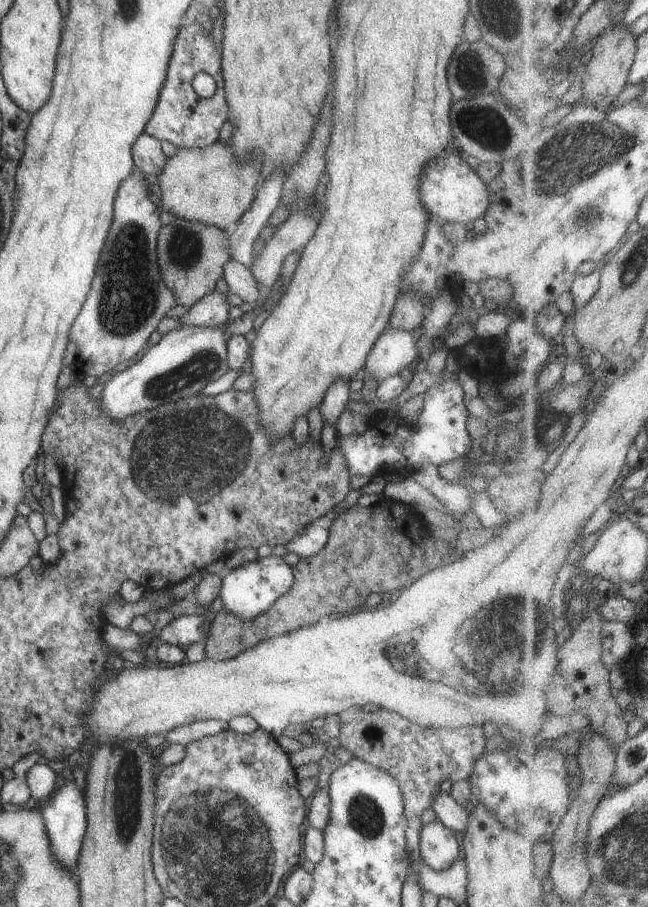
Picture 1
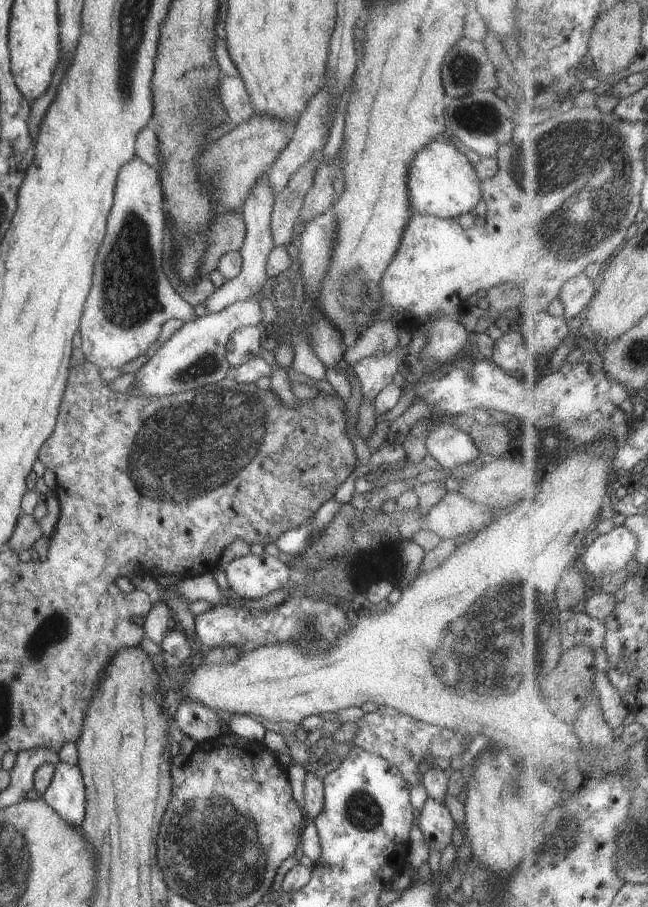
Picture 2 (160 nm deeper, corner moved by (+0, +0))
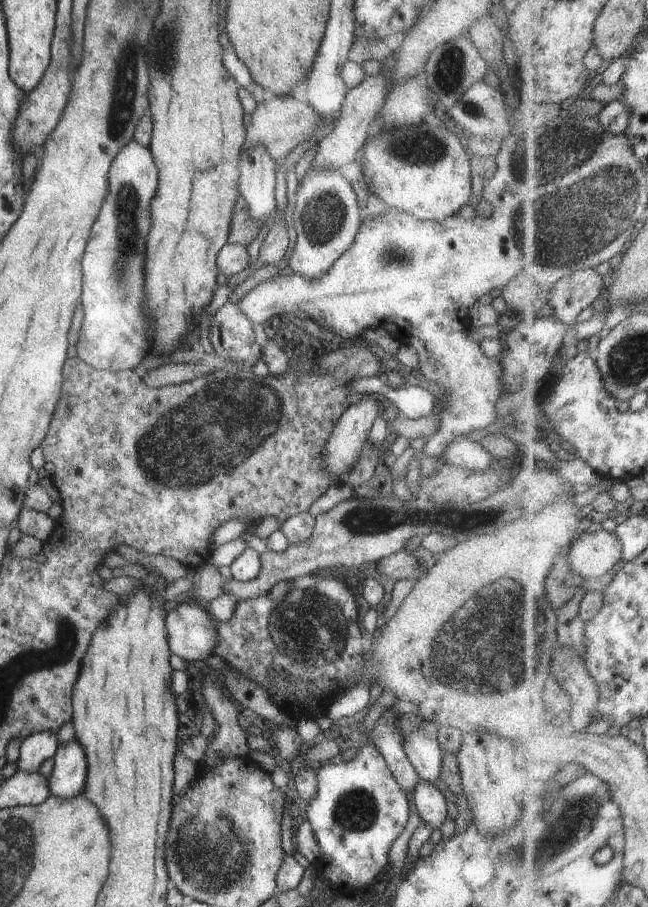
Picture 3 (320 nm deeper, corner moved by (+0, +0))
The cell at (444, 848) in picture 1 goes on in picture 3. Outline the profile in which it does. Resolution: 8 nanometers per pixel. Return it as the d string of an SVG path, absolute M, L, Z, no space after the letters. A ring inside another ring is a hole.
M418 780L412 792L411 803L417 809L421 822L427 823L432 830L439 828L447 818L446 800L449 797L440 792L435 784Z

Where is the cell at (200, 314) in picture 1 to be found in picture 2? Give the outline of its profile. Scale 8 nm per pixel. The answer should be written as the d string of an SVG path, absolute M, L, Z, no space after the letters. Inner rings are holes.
M264 172L253 183L253 186L249 189L244 203L240 208L242 219L246 226L246 233L239 250L242 258L239 274L231 280L225 281L221 287L215 288L214 293L204 300L209 313L222 311L223 308L233 304L235 301L249 299L255 292L259 292L263 284L265 284L267 275L265 274L264 266L269 252L271 252L274 247L270 232L270 215L273 204L273 190L271 190L271 186L269 186L267 172Z

